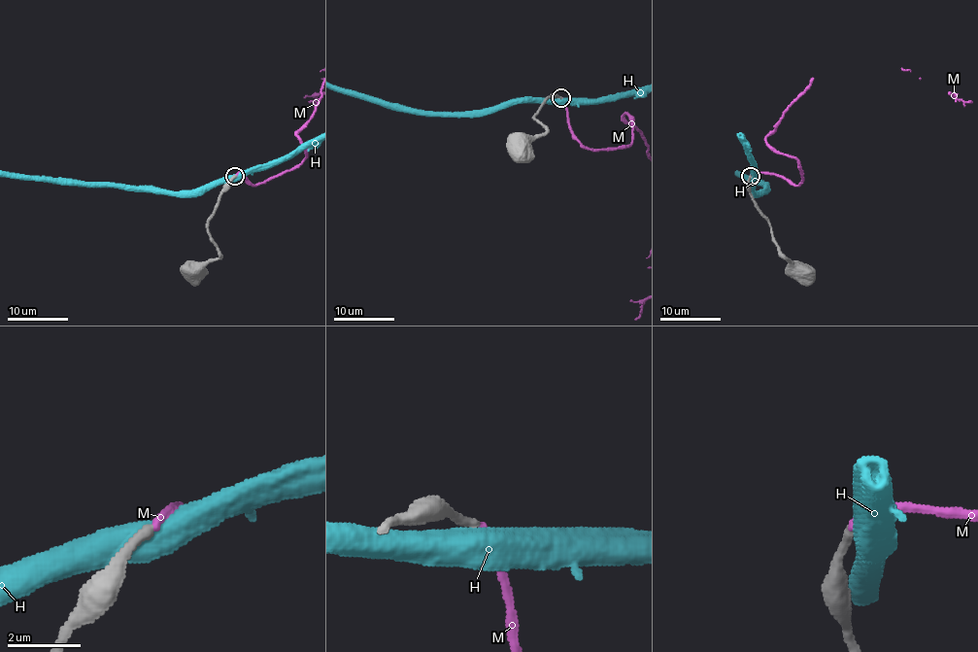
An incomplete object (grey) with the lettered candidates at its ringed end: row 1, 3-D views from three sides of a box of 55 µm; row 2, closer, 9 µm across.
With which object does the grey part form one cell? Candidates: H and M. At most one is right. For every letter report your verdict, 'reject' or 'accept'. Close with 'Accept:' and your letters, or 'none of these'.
H: reject
M: accept
Accept: M

